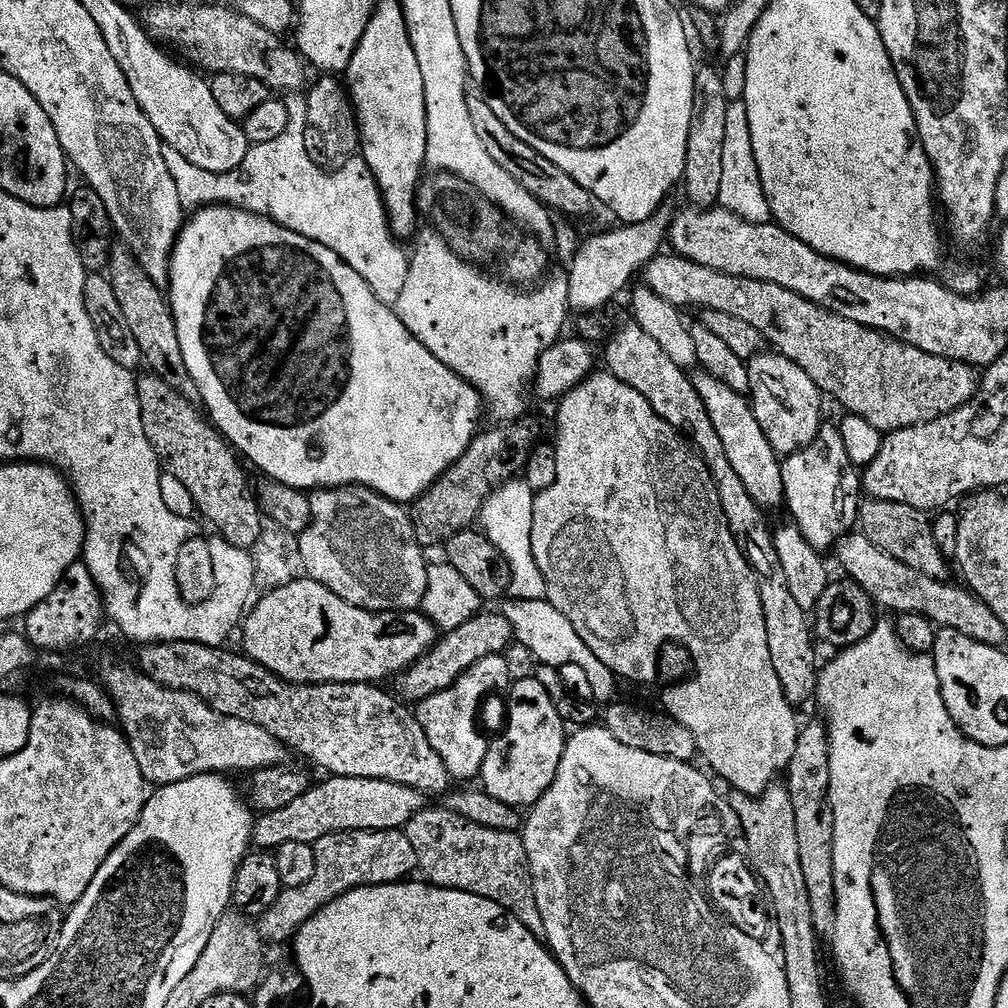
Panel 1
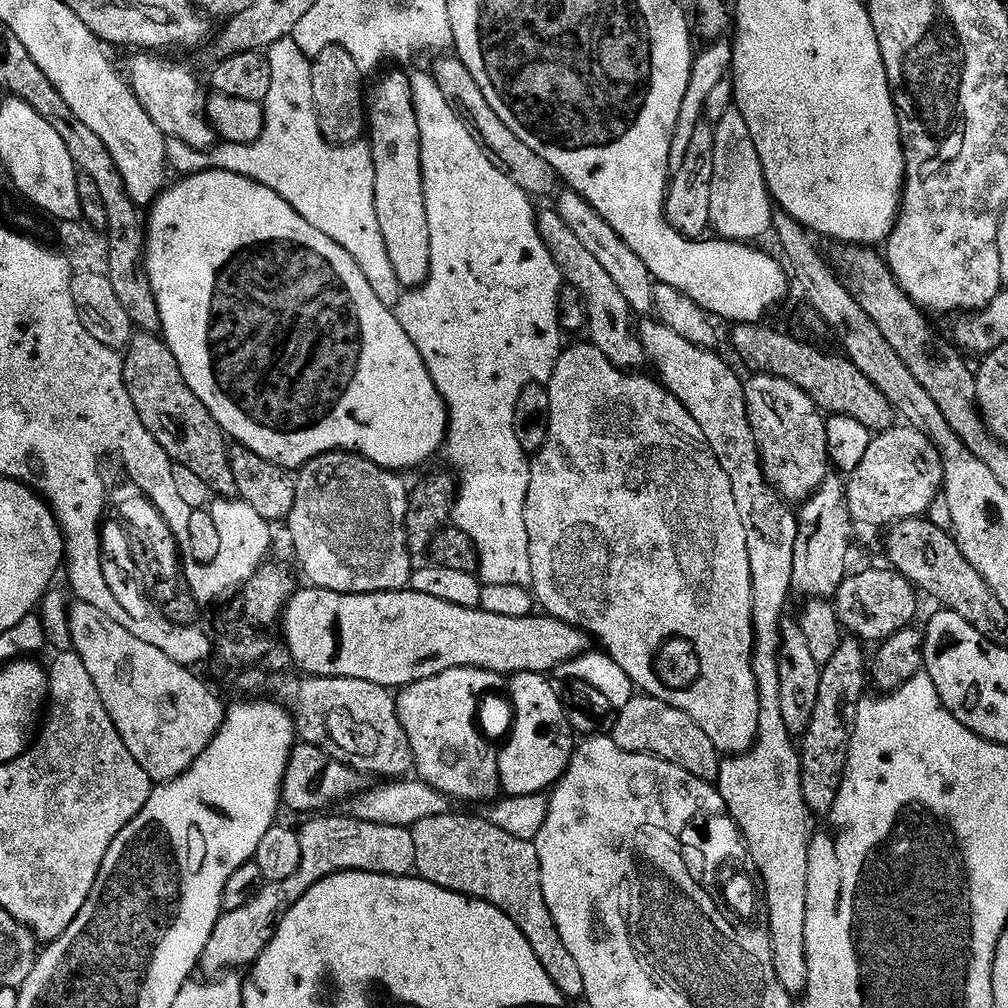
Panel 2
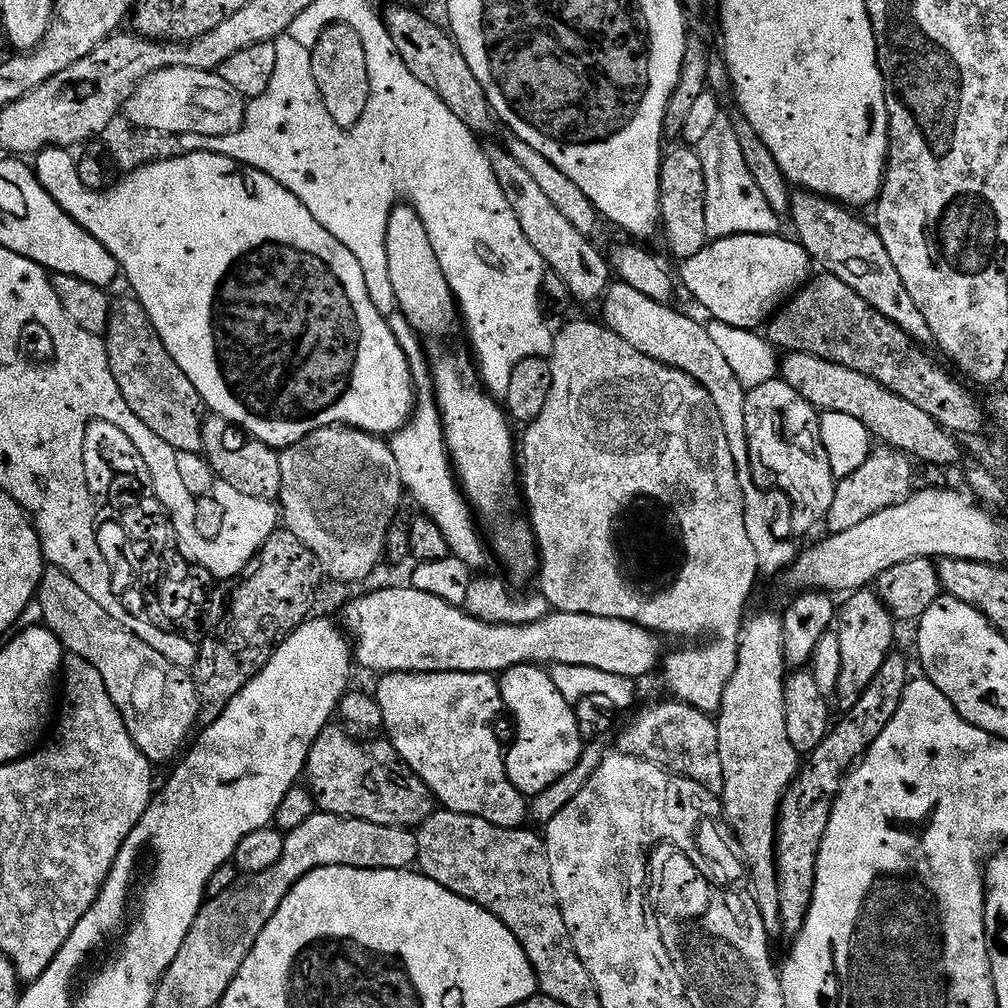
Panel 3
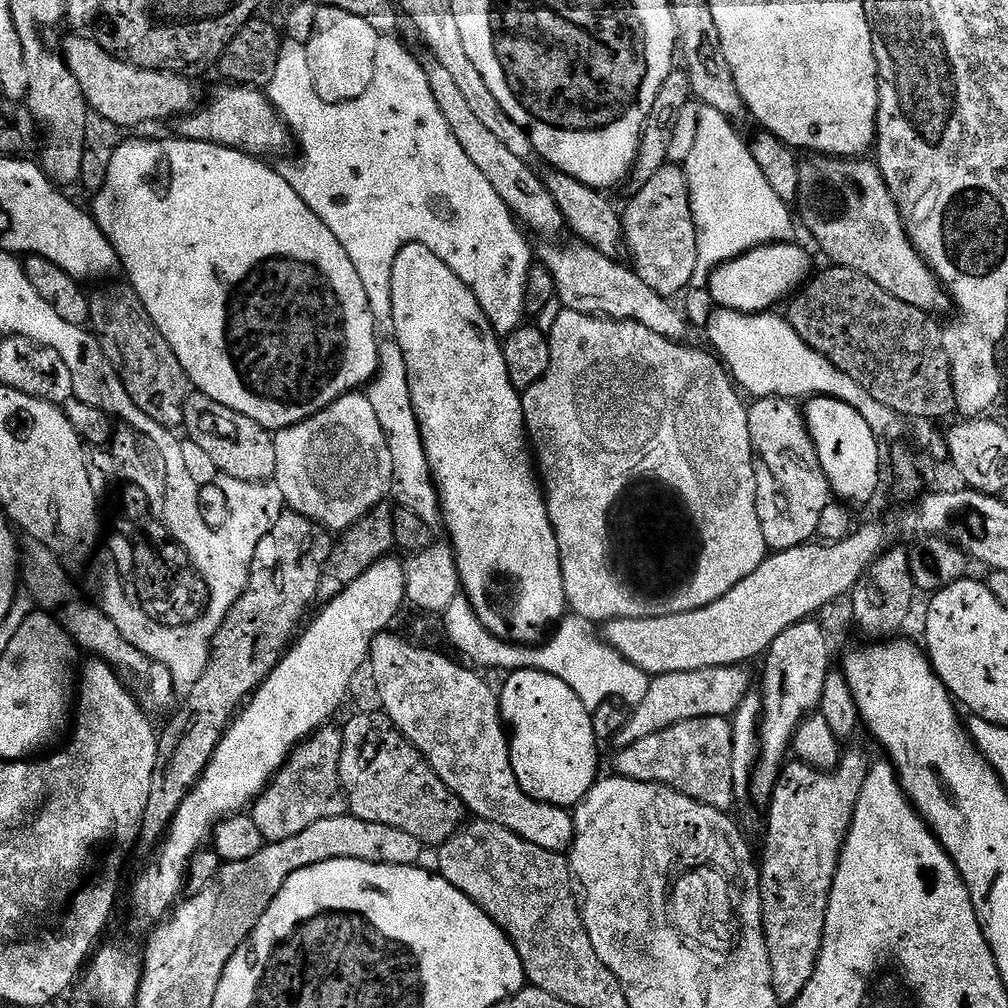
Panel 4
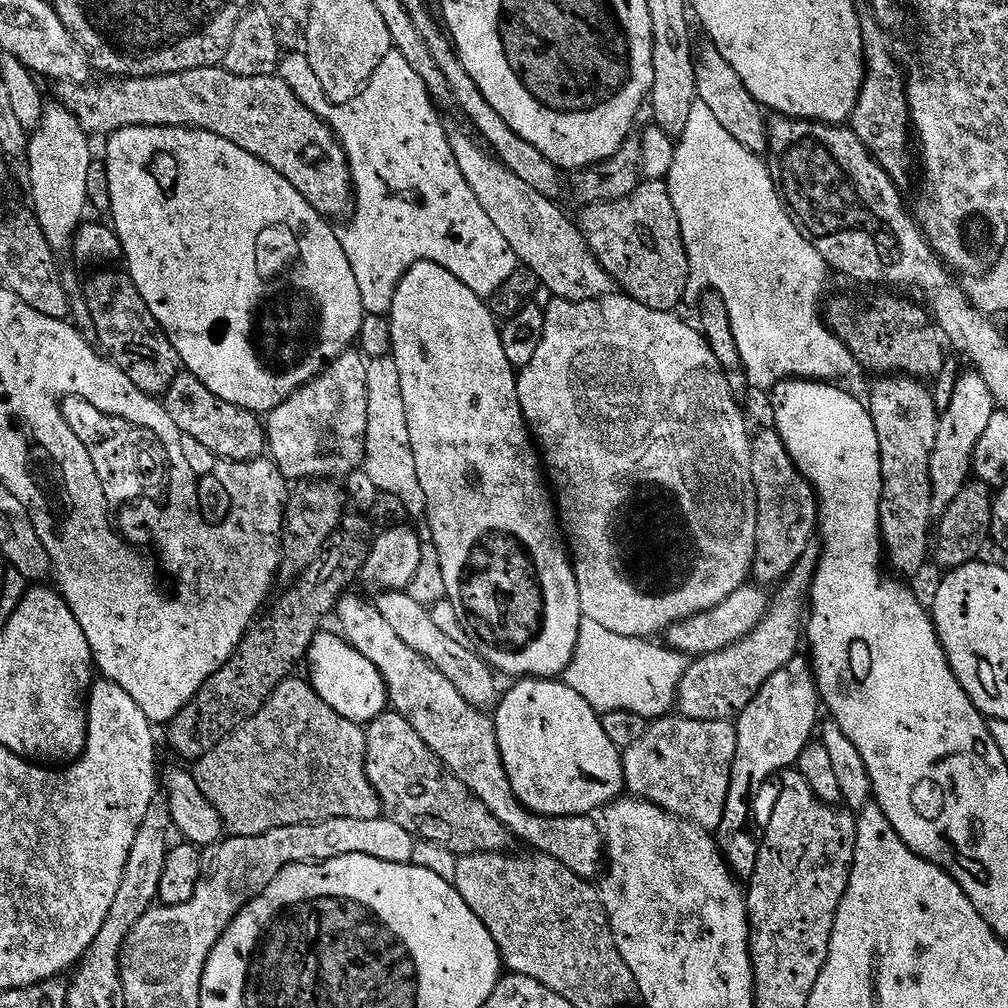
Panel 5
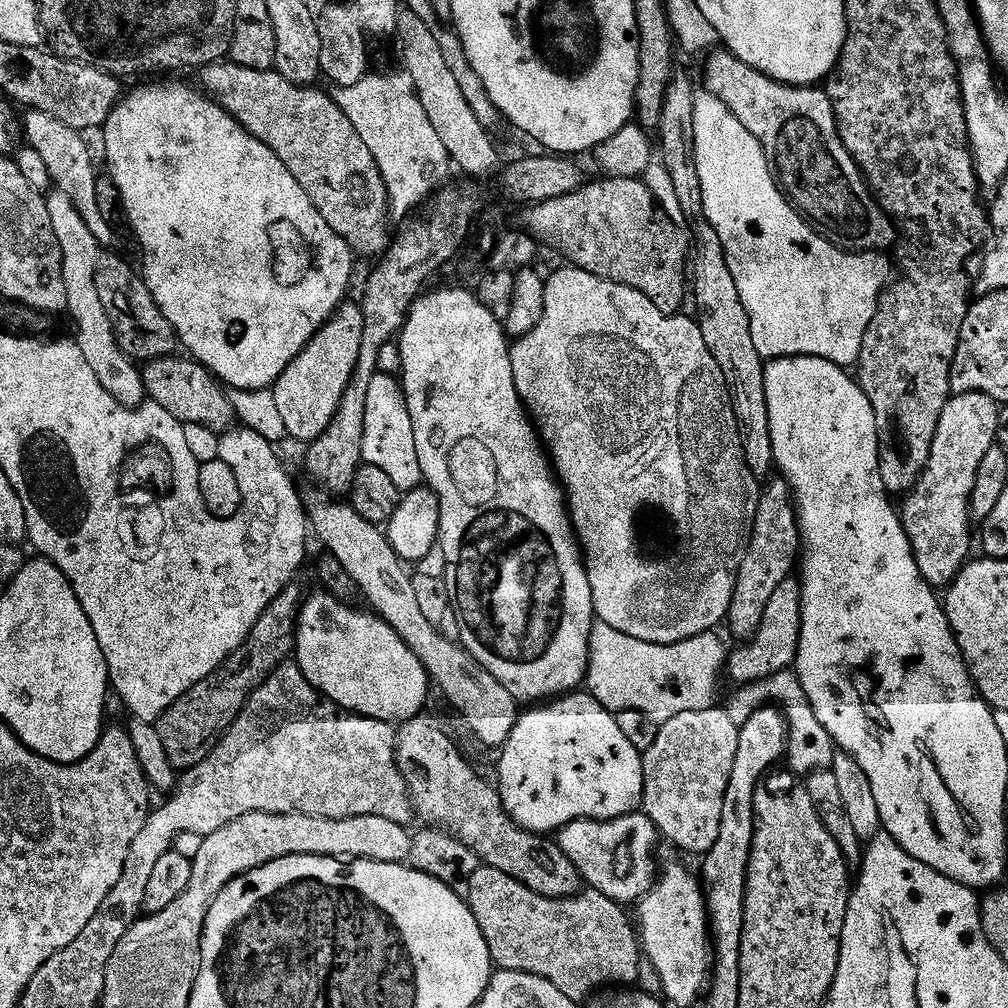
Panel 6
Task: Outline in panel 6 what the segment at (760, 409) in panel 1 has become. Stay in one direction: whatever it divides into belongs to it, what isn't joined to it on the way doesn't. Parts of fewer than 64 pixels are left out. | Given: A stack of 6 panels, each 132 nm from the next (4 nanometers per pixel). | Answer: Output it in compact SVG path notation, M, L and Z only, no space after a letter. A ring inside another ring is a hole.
M783 478L769 479L763 485L760 494L752 537L744 551L742 566L738 570L726 621L726 628L737 636L737 641L747 641L756 633L756 627L762 622L762 614L766 614L766 605L770 603L770 597L773 596L774 590L778 590L778 582L793 575L801 552L800 519L796 517L792 487Z

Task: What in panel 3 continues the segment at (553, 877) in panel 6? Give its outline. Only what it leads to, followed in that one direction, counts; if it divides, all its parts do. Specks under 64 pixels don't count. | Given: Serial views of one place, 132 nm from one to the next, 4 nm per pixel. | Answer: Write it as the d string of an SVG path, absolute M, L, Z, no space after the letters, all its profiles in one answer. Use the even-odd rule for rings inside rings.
M336 727L324 728L322 734L318 734L308 755L306 784L312 797L316 799L317 809L335 816L345 816L362 822L374 822L378 826L419 829L420 825L426 822L426 818L432 816L434 797L422 782L422 778L418 778L418 774L414 774L414 770L410 770L407 762L396 753L392 741L387 738L372 740L376 738L357 738L355 735L352 737L348 736L347 727Z

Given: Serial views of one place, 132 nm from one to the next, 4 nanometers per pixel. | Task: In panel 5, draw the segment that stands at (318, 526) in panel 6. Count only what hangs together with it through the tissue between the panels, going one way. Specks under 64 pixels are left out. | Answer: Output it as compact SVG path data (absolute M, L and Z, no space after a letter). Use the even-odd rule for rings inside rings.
M384 590L379 594L381 596L375 597L374 603L378 610L382 610L382 618L386 618L386 622L390 622L391 628L398 633L398 638L402 638L402 642L406 642L410 650L422 654L426 662L442 670L442 674L446 674L446 678L450 678L450 682L458 686L458 694L462 694L466 702L470 702L475 708L488 710L499 701L502 688L496 685L497 673L475 647L469 646L464 640L450 638L444 633L434 622L431 611L416 602L408 591Z

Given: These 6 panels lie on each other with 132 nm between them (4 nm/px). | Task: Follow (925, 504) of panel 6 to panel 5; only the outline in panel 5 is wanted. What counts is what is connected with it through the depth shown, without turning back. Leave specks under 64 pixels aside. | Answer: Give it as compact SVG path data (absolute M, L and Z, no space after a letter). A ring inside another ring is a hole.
M968 370L961 375L954 388L954 396L950 398L949 409L940 414L940 425L938 426L938 438L934 442L934 454L930 458L930 482L932 483L932 511L943 514L948 509L950 502L962 494L962 490L970 483L973 475L972 459L978 446L978 438L982 438L990 418L998 411L994 398L990 394L990 386L982 382L979 372Z

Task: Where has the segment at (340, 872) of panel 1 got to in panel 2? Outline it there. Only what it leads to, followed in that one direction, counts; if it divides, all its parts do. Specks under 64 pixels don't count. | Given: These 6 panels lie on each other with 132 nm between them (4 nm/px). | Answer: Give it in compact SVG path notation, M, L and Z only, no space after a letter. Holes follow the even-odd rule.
M320 814L315 818L308 818L304 825L299 825L300 842L302 844L302 860L298 862L298 870L290 874L282 882L273 884L265 883L255 896L246 902L246 906L238 906L238 910L224 912L216 919L214 930L210 934L210 942L206 942L206 950L200 956L199 971L215 978L229 970L240 970L245 966L256 963L256 959L266 950L266 946L272 941L276 933L276 926L293 906L318 882L322 882L327 876L333 876L339 872L373 872L383 876L406 876L416 867L416 855L414 854L414 838L411 831L398 826L382 826L374 822L362 822L353 816L341 814L341 816L328 816L332 814Z

